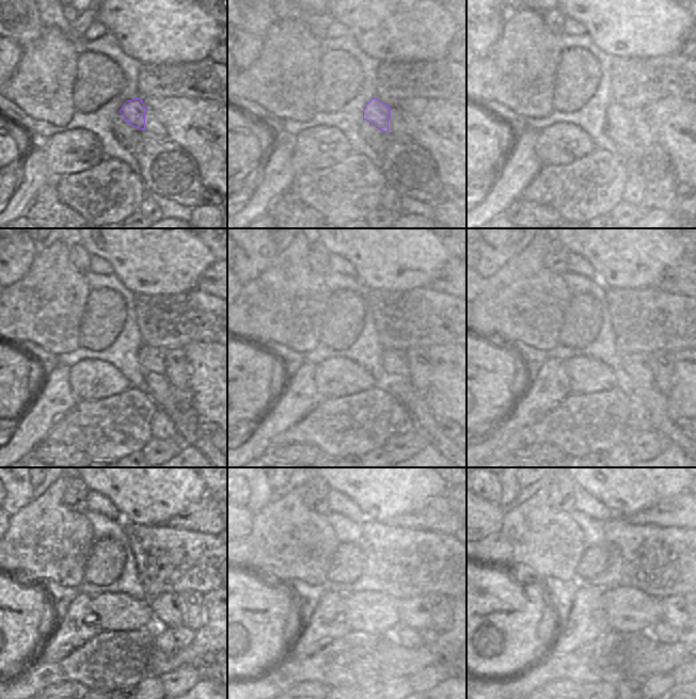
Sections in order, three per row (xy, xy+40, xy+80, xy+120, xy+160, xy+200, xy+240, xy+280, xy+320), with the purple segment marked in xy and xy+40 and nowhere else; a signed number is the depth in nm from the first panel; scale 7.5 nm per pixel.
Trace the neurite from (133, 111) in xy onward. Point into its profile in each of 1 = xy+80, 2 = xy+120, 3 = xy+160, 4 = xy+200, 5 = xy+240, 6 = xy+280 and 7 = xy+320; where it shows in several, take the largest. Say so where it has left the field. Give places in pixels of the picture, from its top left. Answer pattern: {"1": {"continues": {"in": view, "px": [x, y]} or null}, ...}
{"1": {"continues": {"in": "xy+80", "px": [618, 116]}}, "2": {"continues": {"in": "xy+120", "px": [153, 360]}}, "3": {"continues": {"in": "xy+160", "px": [395, 362]}}, "4": {"continues": {"in": "xy+200", "px": [636, 366]}}, "5": {"continues": {"in": "xy+240", "px": [167, 613]}}, "6": {"continues": {"in": "xy+280", "px": [412, 613]}}, "7": {"continues": {"in": "xy+320", "px": [674, 612]}}}

